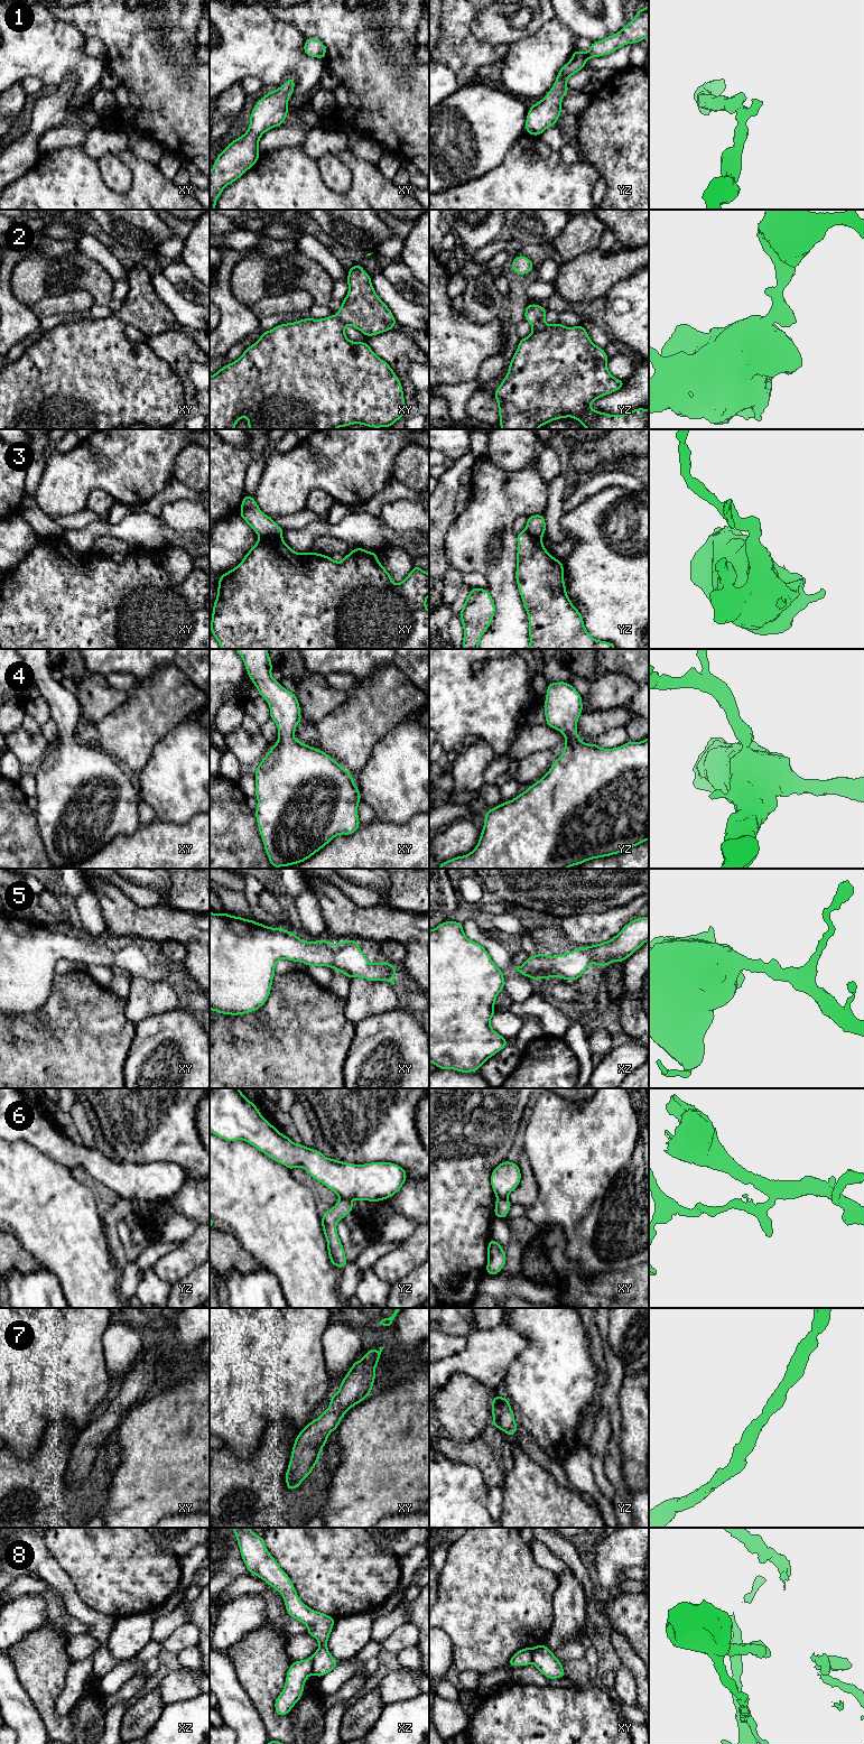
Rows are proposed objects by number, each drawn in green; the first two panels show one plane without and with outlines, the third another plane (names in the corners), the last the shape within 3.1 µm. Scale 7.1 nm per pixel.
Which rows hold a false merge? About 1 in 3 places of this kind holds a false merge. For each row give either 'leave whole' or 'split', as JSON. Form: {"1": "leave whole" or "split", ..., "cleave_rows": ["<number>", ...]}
{"1": "leave whole", "2": "leave whole", "3": "split", "4": "leave whole", "5": "leave whole", "6": "split", "7": "leave whole", "8": "split", "cleave_rows": ["3", "6", "8"]}

